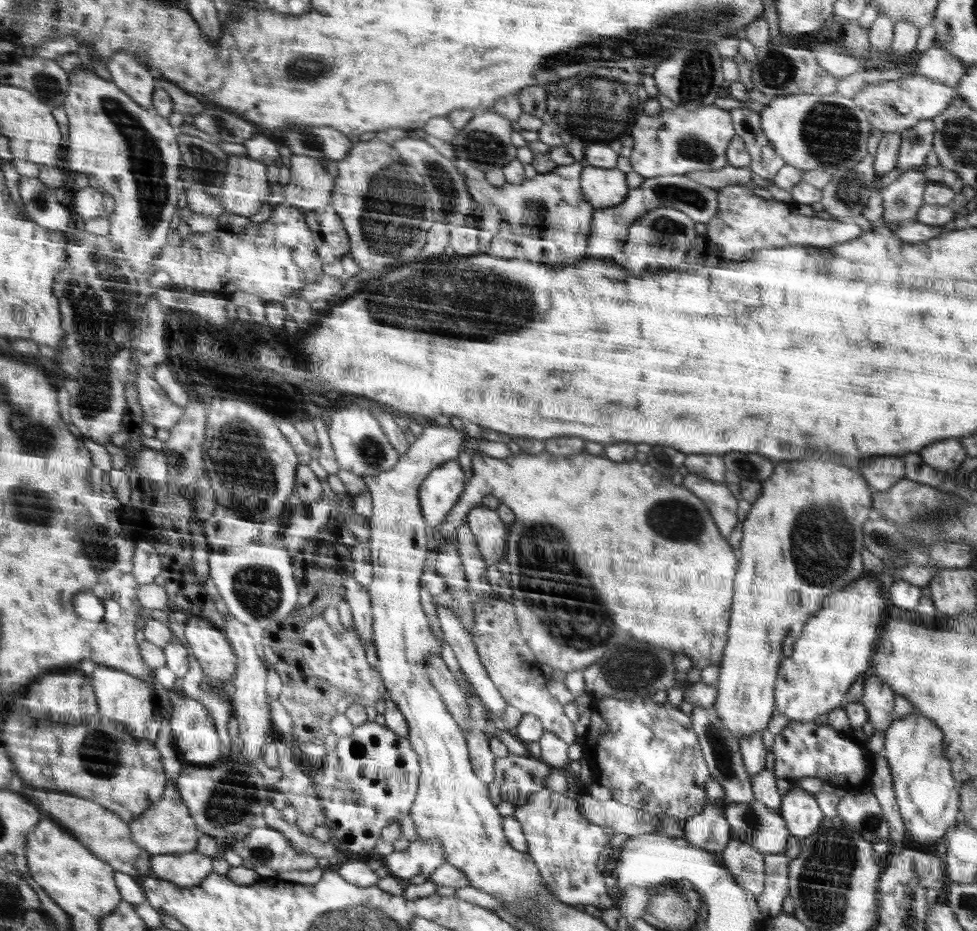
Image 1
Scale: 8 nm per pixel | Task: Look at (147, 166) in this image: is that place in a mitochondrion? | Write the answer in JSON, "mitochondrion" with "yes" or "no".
{"mitochondrion":"yes"}

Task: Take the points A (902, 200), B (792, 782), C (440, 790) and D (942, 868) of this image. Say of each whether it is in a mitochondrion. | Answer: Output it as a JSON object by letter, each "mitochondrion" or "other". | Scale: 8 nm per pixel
{"A":"mitochondrion","B":"other","C":"mitochondrion","D":"other"}

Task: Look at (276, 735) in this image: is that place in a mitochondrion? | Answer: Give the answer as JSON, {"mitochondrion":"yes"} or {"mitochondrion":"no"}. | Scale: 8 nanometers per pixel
{"mitochondrion":"no"}

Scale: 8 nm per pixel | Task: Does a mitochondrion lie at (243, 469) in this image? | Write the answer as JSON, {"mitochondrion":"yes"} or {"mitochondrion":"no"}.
{"mitochondrion":"yes"}

